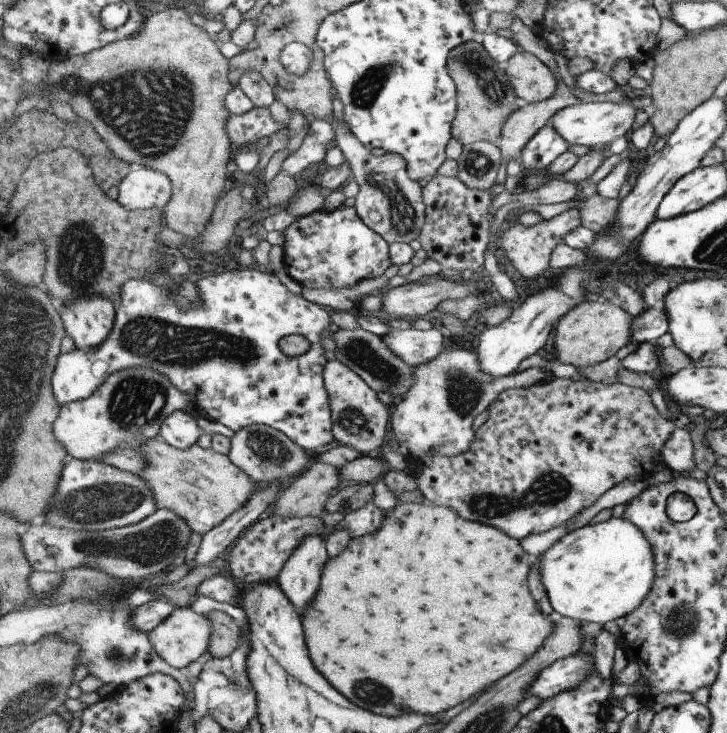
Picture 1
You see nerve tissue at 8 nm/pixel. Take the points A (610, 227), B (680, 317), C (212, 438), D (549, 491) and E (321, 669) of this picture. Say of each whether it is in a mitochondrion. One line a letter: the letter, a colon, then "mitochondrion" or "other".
A: other
B: other
C: other
D: mitochondrion
E: other

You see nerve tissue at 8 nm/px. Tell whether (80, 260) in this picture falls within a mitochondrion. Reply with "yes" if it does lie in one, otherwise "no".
yes

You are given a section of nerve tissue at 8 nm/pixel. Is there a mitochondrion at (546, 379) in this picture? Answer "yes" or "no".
no

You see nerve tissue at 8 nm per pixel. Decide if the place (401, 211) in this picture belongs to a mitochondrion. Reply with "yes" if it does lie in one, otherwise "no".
yes

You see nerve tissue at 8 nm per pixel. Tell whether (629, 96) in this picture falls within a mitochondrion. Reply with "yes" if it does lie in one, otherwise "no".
no

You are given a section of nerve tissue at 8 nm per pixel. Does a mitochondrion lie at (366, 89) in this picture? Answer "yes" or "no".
yes

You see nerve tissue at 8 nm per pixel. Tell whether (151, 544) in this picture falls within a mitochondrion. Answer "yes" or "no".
yes

